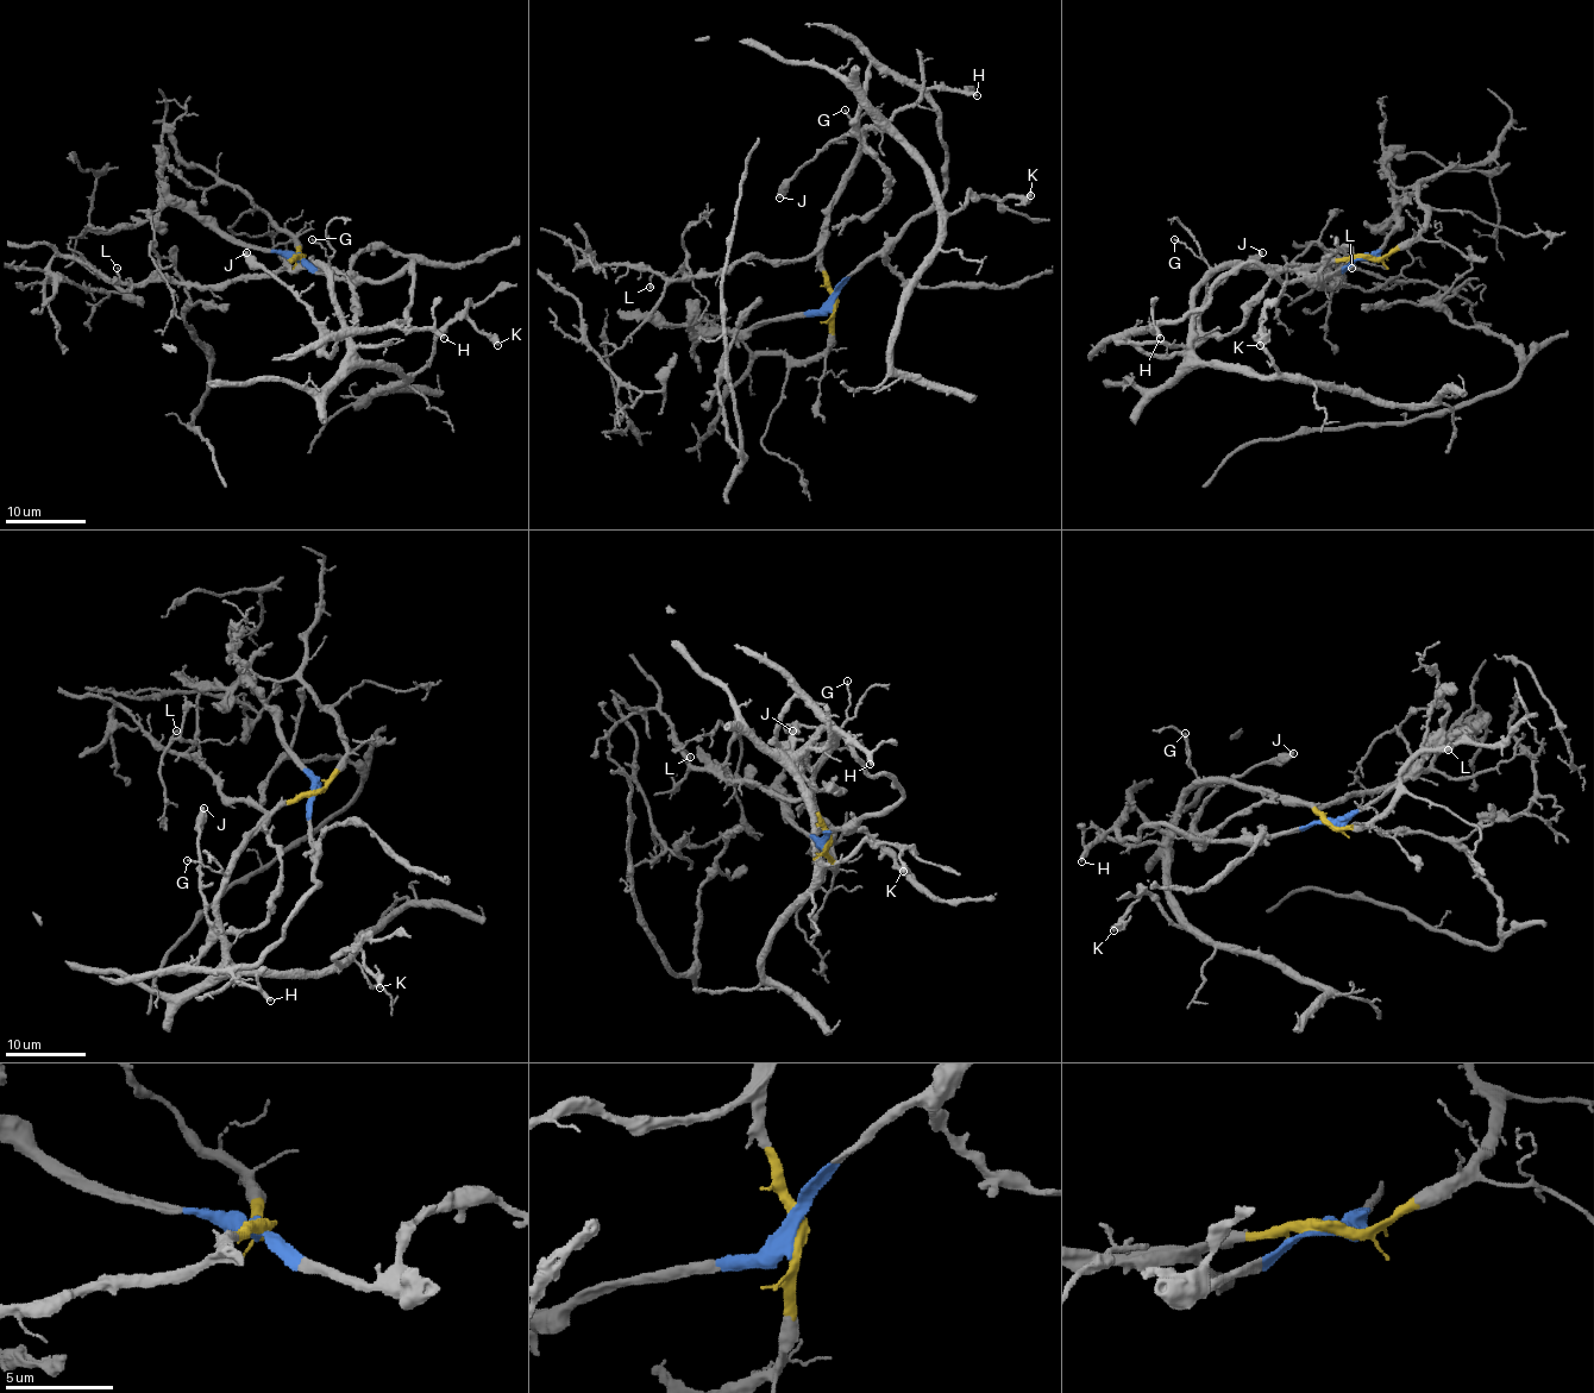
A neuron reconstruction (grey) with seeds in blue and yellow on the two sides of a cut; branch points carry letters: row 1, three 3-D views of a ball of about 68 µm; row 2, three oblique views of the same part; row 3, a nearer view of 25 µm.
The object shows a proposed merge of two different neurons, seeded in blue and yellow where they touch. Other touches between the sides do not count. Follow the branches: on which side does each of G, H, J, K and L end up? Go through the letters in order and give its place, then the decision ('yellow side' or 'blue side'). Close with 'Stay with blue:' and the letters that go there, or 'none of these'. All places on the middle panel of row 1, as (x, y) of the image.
G: (845, 110) | yellow side
H: (977, 95) | blue side
J: (779, 198) | blue side
K: (1030, 195) | yellow side
L: (650, 287) | yellow side
Stay with blue: H, J

